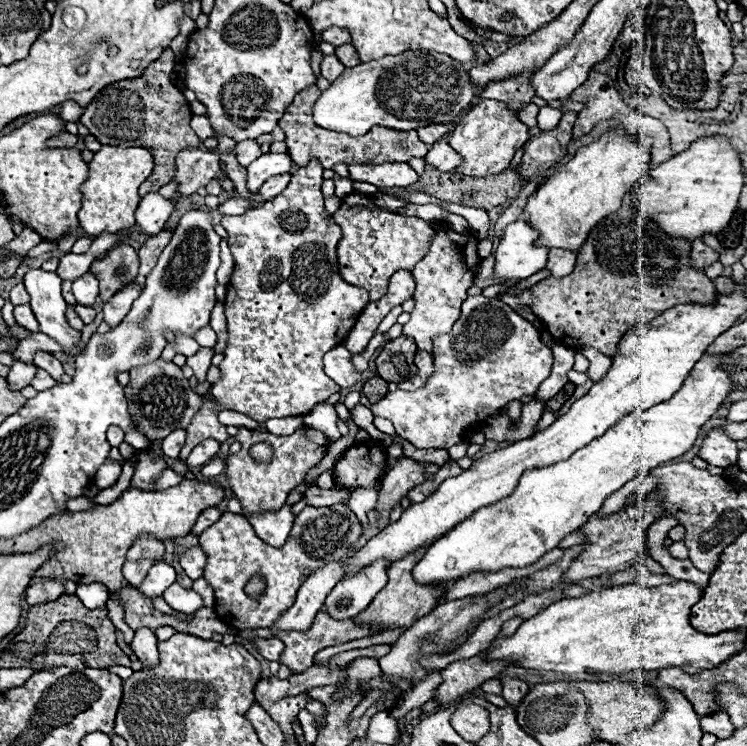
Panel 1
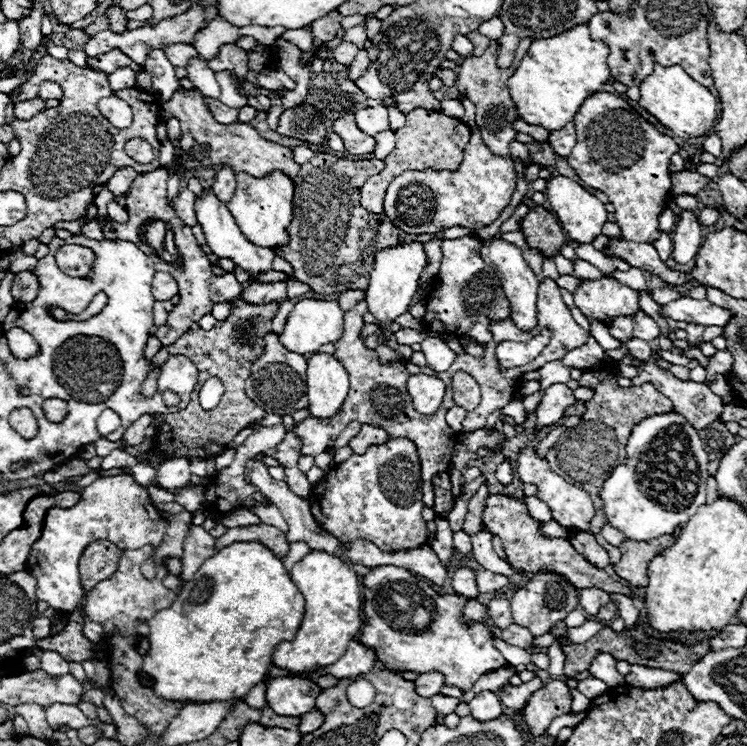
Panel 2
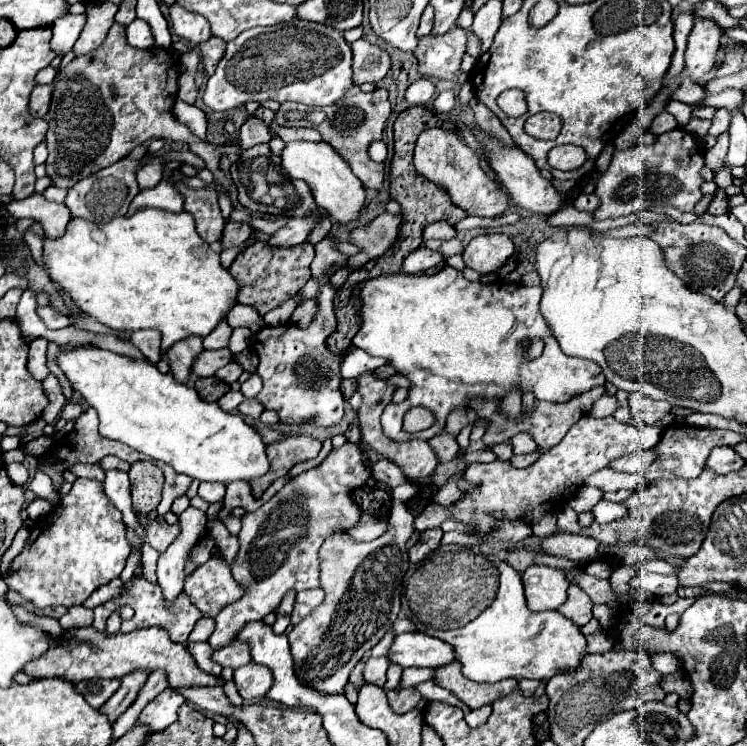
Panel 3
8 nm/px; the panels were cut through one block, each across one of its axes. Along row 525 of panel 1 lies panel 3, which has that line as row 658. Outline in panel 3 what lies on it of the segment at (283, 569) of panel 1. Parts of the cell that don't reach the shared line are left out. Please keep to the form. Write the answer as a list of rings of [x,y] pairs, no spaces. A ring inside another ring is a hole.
[[[404,484],[394,488],[392,492],[392,508],[390,510],[390,526],[388,530],[372,540],[372,542],[354,542],[348,534],[334,534],[330,536],[324,546],[320,548],[320,568],[322,568],[322,590],[326,592],[326,600],[294,630],[290,632],[290,648],[294,658],[294,668],[302,684],[312,686],[326,694],[342,692],[342,688],[348,682],[348,676],[352,668],[358,664],[358,660],[376,646],[382,636],[392,628],[392,624],[398,618],[400,612],[400,598],[402,598],[402,576],[408,568],[408,548],[406,542],[414,534],[414,516],[406,512],[406,500],[416,496],[418,488],[412,484]],[[232,642],[232,646],[224,646],[224,650],[216,650],[212,656],[218,664],[230,666],[230,668],[240,668],[250,662],[250,650],[242,642]]]

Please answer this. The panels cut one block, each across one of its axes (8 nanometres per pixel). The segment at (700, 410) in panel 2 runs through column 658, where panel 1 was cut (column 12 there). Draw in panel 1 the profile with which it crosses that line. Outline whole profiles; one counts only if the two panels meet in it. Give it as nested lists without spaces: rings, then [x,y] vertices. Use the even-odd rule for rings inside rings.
[[[14,362],[14,366],[10,368],[10,374],[6,376],[8,384],[12,386],[10,390],[22,390],[24,386],[28,386],[32,382],[36,374],[36,366],[30,366],[30,364],[22,364],[22,362]]]

